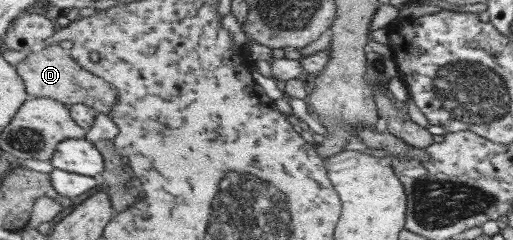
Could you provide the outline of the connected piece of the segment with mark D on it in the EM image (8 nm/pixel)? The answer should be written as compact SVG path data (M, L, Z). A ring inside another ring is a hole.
M59 44L34 49L18 63L17 69L21 77L25 79L31 98L50 97L62 101L69 107L75 104L87 104L104 114L111 113L115 102L119 100L119 91L115 85L91 73L91 70L83 68L74 56Z

